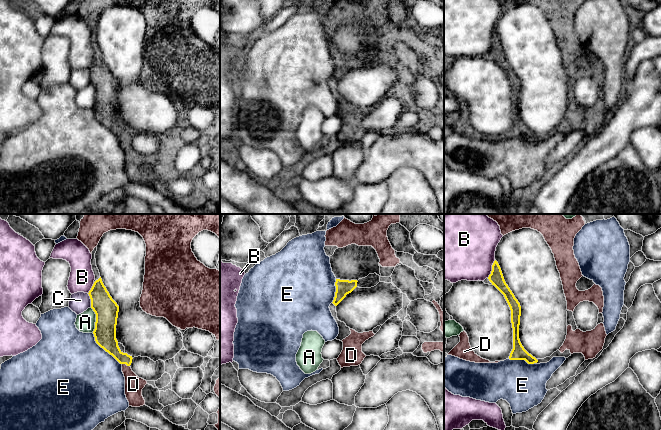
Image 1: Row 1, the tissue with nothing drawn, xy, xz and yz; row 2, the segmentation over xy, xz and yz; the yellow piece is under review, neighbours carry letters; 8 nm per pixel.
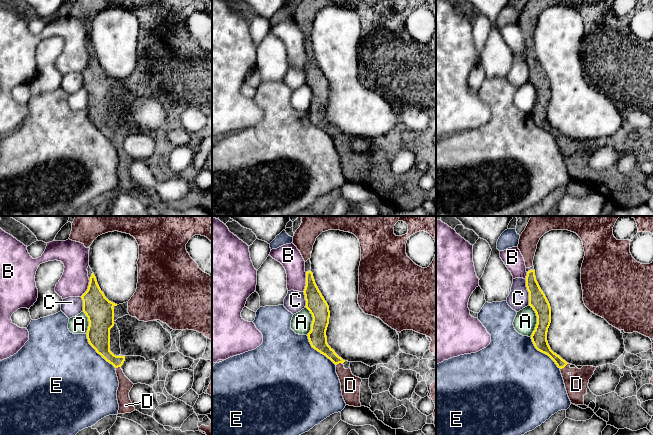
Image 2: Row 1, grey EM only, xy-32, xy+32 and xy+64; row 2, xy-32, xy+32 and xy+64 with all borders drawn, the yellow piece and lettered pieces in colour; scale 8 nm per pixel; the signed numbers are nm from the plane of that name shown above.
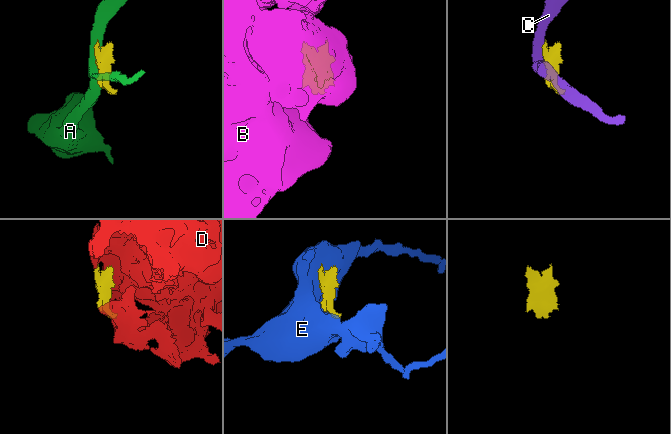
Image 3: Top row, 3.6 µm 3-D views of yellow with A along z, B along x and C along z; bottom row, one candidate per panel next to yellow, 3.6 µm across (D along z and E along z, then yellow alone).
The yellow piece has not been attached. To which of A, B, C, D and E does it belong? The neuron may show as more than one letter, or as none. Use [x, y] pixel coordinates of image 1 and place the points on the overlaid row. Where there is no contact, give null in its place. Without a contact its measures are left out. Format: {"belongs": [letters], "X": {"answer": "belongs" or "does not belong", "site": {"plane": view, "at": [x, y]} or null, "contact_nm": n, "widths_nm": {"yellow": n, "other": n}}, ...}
{"belongs": ["D"], "A": {"answer": "does not belong", "site": {"plane": "xy", "at": [96, 320]}, "contact_nm": 200, "widths_nm": {"yellow": 190, "other": 160}}, "B": {"answer": "does not belong", "site": {"plane": "yz", "at": [492, 269]}, "contact_nm": 160, "widths_nm": {"yellow": 110, "other": 440}}, "C": {"answer": "does not belong", "site": {"plane": "xy", "at": [91, 300]}, "contact_nm": 120, "widths_nm": {"yellow": 190, "other": 160}}, "D": {"answer": "belongs", "site": {"plane": "xy", "at": [126, 364]}, "contact_nm": 70, "widths_nm": {"yellow": 150, "other": 140}}, "E": {"answer": "does not belong", "site": {"plane": "xy", "at": [104, 349]}, "contact_nm": 340, "widths_nm": {"yellow": 180, "other": 500}}}

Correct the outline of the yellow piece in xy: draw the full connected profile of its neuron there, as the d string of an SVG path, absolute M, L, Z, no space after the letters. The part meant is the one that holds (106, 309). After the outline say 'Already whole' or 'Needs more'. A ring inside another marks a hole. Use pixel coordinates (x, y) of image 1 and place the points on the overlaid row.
M101 277L94 282L88 294L91 299L91 308L96 314L95 329L93 331L96 343L120 364L130 366L132 356L120 350L116 339L119 306L110 296Z. Already whole

